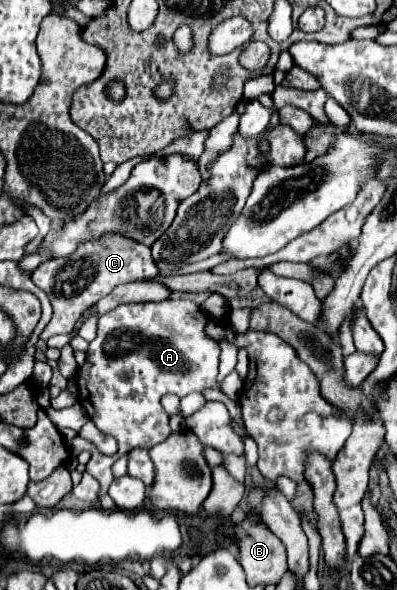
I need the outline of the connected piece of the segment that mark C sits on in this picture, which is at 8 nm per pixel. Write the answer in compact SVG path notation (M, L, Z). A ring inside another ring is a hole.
M103 236L97 242L89 242L79 246L71 256L65 258L53 258L49 262L43 262L33 272L33 282L43 288L53 304L53 318L45 326L41 338L51 338L55 334L69 334L73 330L73 324L79 320L79 316L93 306L97 300L107 296L115 286L155 278L157 276L157 264L153 264L151 248L145 244L137 244L135 240L129 240L125 236ZM75 276L85 276L85 286L77 282Z

